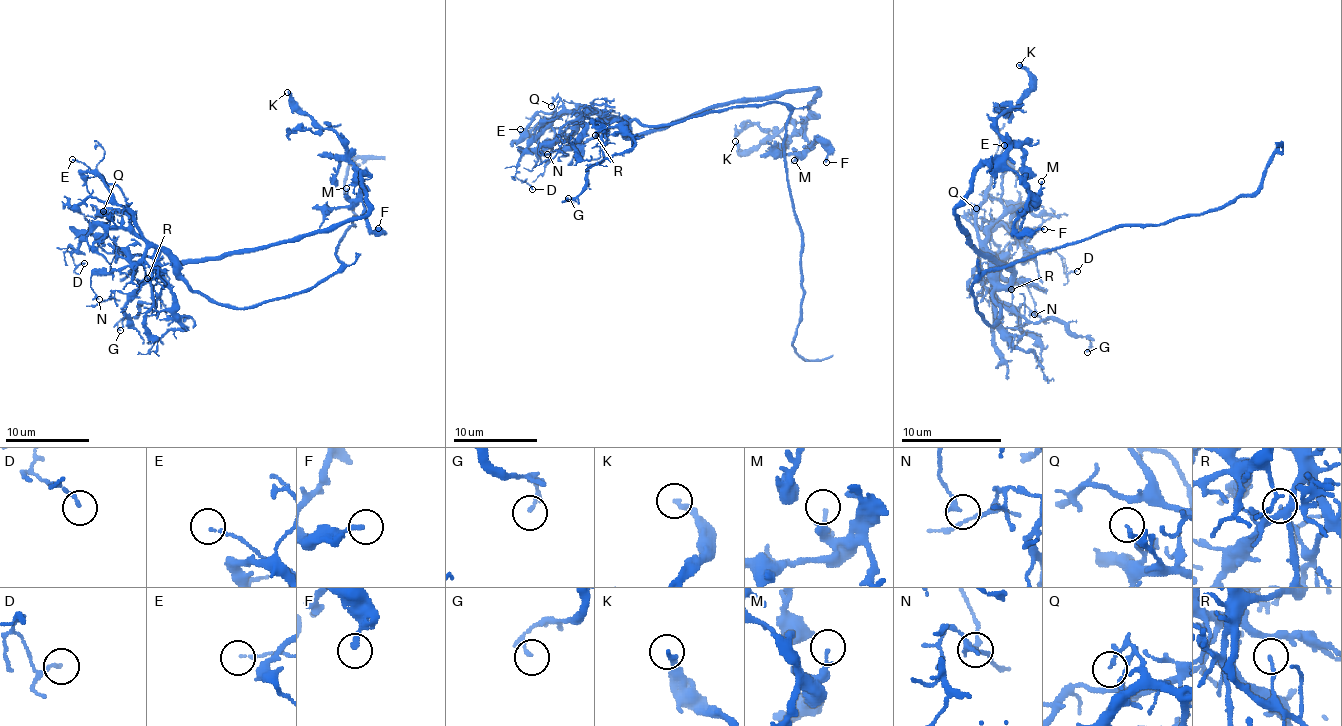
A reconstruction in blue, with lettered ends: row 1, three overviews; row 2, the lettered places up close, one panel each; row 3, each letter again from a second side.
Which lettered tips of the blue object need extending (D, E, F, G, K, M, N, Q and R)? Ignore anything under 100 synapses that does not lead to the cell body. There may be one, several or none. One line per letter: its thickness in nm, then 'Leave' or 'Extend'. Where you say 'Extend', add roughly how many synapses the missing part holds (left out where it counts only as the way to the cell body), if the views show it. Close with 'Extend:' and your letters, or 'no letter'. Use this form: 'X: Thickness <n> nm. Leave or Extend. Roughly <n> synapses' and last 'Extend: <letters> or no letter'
D: Thickness 140 nm. Leave
E: Thickness 120 nm. Leave
F: Thickness 190 nm. Leave
G: Thickness 140 nm. Leave
K: Thickness 240 nm. Leave
M: Thickness 160 nm. Leave
N: Thickness 110 nm. Leave
Q: Thickness 160 nm. Leave
R: Thickness 130 nm. Leave
Extend: no letter

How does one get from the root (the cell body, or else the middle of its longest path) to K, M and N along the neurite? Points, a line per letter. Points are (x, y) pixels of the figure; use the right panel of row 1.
K: (996, 322), (993, 292), (1011, 271), (963, 234), (956, 208), (1004, 150), (996, 120), (1031, 85), (1019, 65)
M: (996, 322), (993, 292), (1011, 271), (963, 234), (956, 208), (981, 166), (1014, 171), (1031, 193), (1041, 181)
N: (996, 322), (998, 304), (988, 271), (993, 274), (993, 294), (996, 281), (1021, 281), (1034, 302), (1034, 314)

